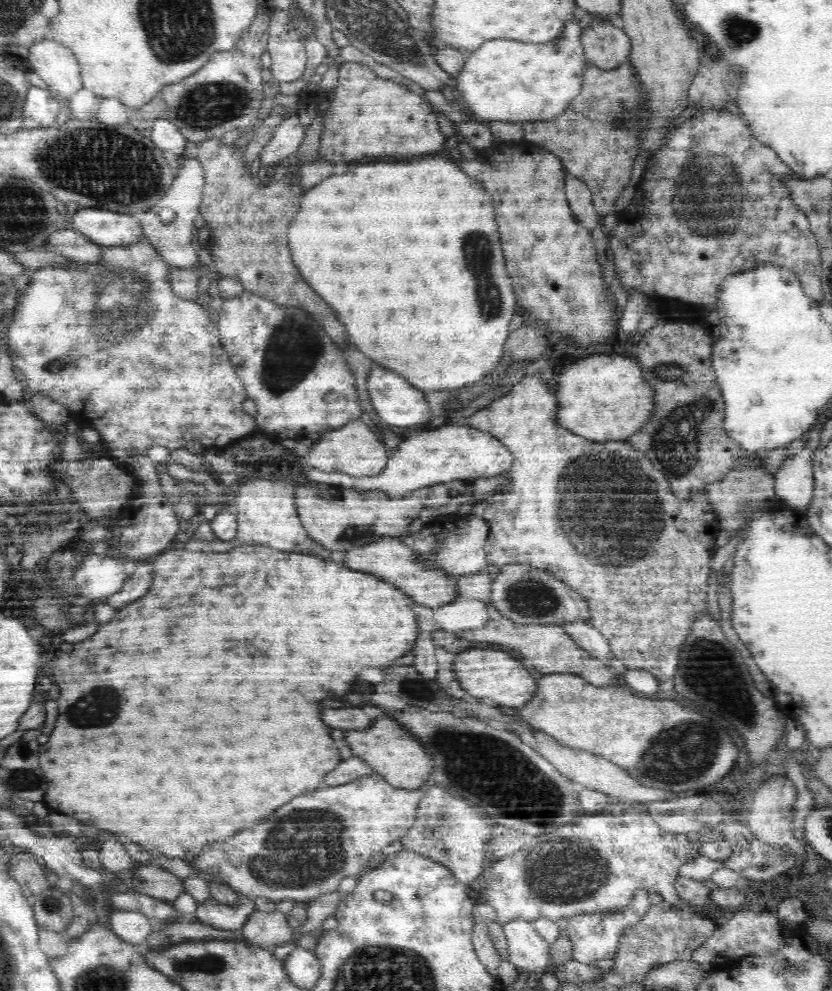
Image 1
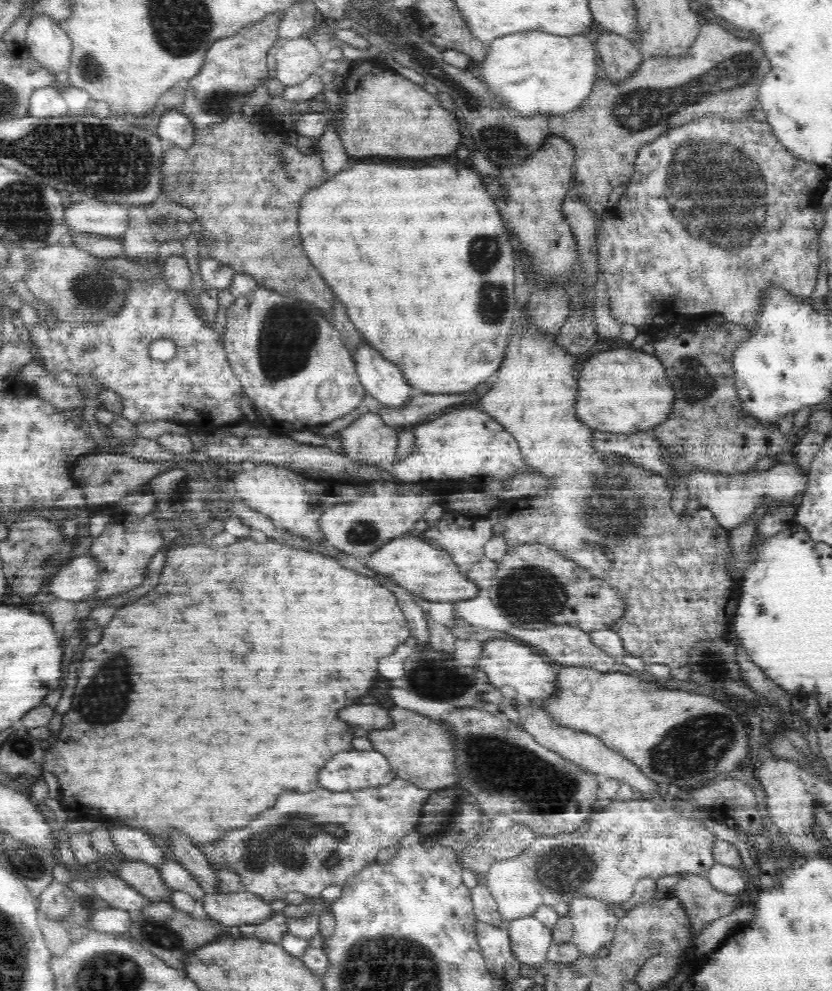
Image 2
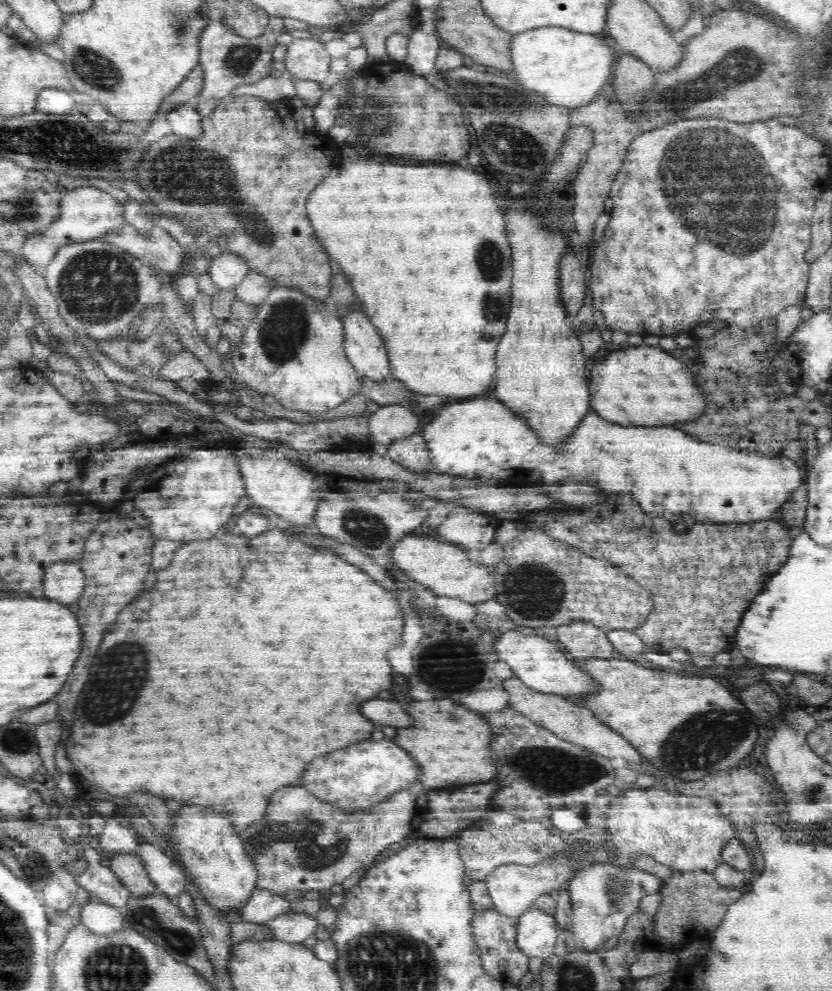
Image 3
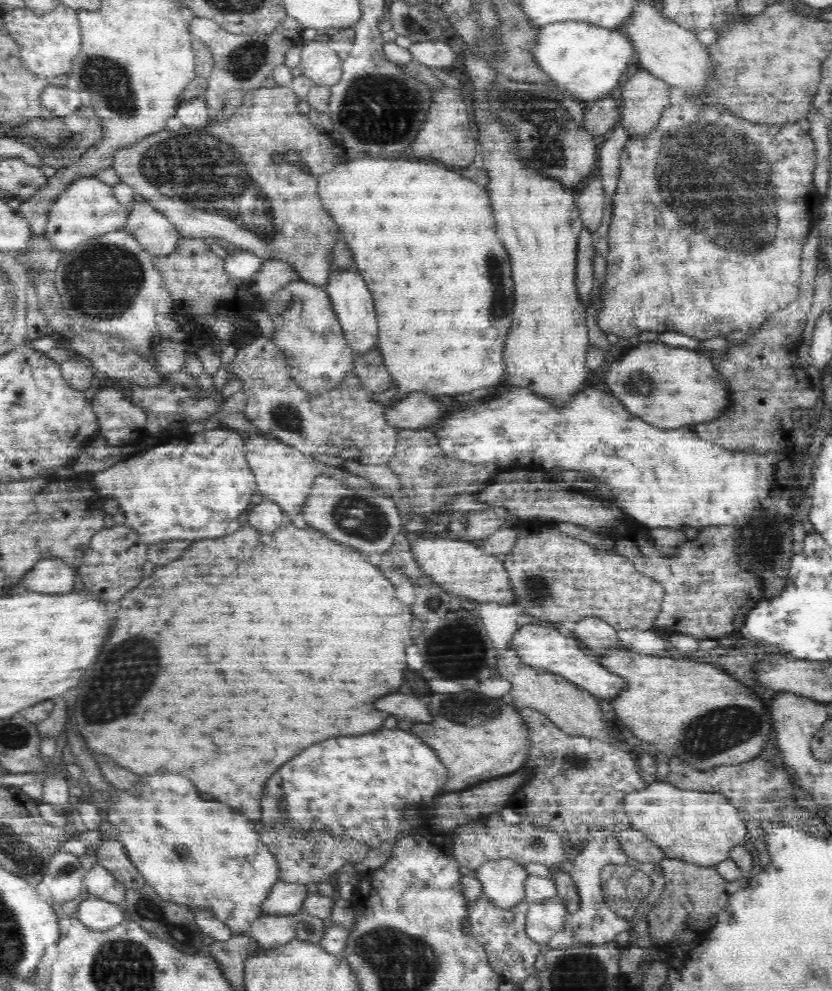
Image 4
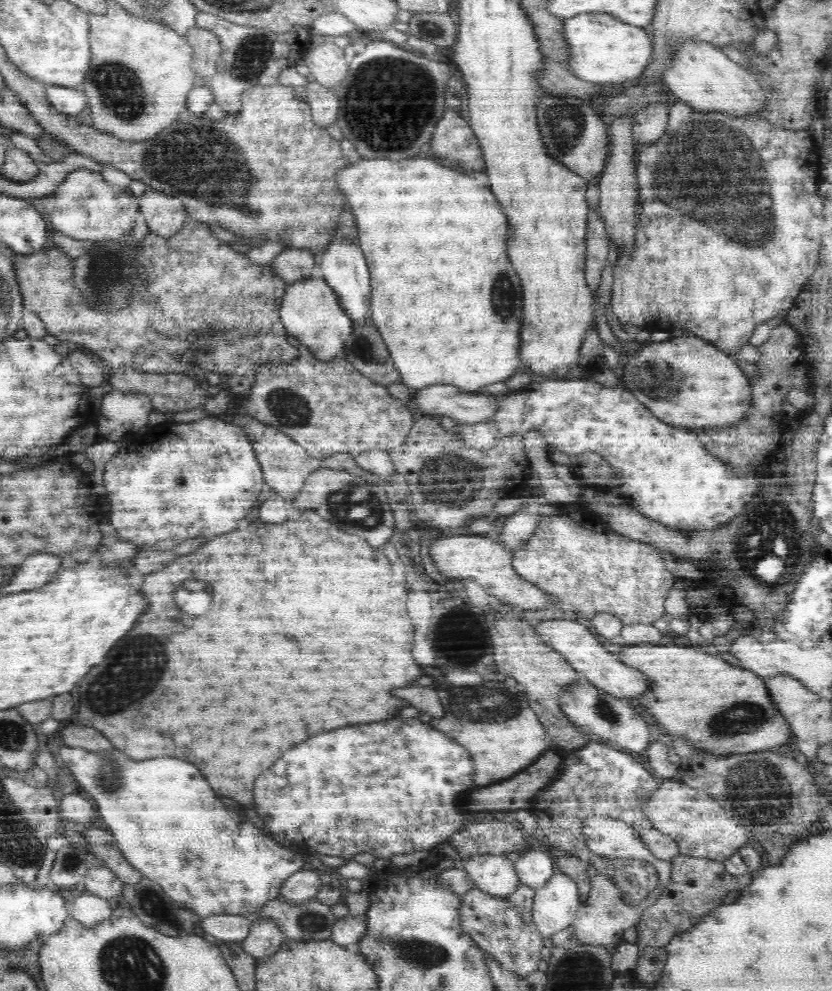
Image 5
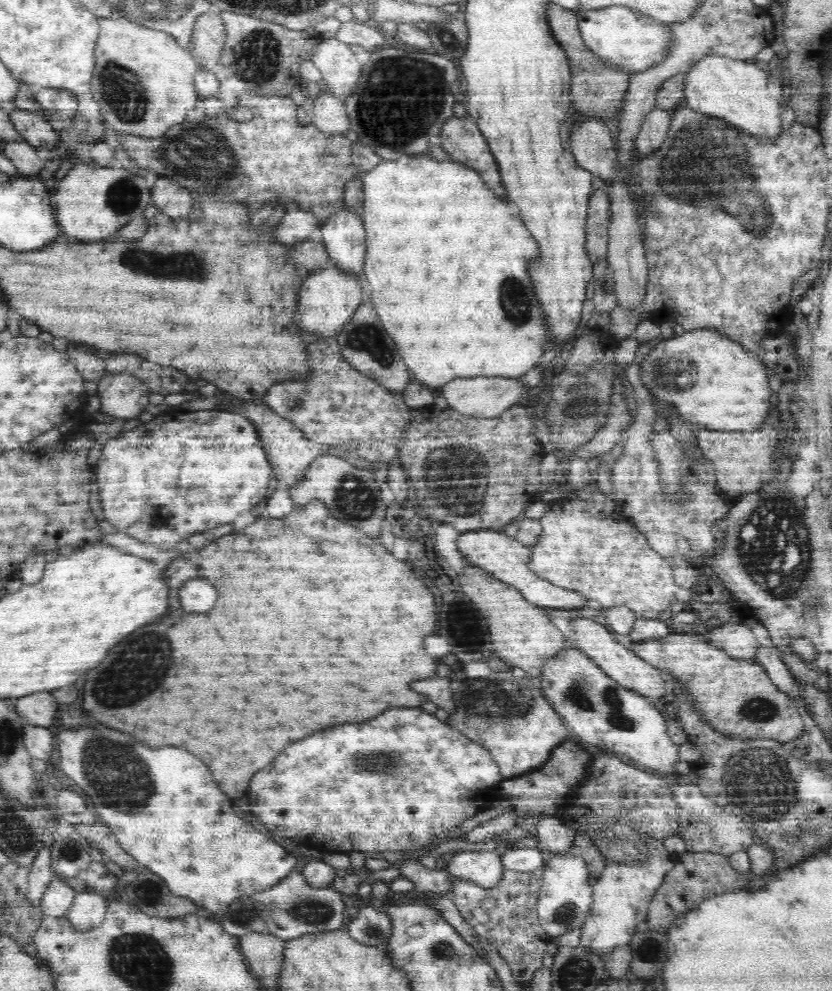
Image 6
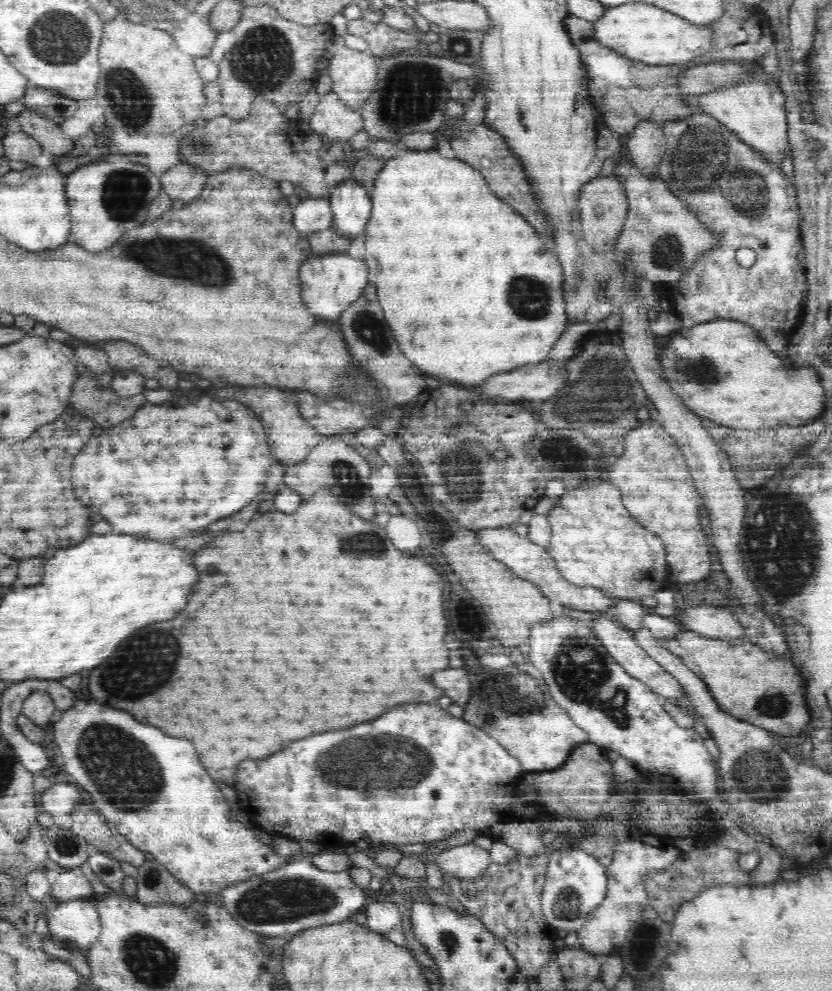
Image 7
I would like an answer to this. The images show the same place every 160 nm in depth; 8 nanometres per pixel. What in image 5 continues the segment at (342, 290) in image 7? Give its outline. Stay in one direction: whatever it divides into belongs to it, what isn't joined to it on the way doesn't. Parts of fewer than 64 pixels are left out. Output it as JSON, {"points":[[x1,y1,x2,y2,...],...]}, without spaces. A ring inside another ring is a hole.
{"points":[[308,278,289,283,281,300,279,317,286,332,300,341,302,351,309,349,322,361,343,355,344,342,354,328,352,317,340,305,339,295,325,279]]}

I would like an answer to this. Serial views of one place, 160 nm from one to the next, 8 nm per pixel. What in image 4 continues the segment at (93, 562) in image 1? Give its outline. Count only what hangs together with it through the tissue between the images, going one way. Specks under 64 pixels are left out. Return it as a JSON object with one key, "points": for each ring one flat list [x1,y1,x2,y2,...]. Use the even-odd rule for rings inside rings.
{"points":[[42,558,23,575,19,584,28,591,66,594,75,582,75,569,61,558]]}

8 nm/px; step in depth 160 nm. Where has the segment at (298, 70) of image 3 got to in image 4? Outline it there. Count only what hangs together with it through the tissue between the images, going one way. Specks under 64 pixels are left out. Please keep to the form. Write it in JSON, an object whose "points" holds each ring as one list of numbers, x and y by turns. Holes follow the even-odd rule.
{"points":[[321,36,303,43,298,67,316,85,336,84,342,76,341,66,342,60,326,40,321,41]]}

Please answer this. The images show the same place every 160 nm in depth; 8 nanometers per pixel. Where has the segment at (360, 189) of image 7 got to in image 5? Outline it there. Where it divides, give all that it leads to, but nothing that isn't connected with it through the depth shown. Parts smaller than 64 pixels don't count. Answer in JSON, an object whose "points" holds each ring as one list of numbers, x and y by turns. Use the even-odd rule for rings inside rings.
{"points":[[340,235,332,244,327,242,322,257,320,267,323,271,323,278,329,283,333,290,340,297,340,305,344,307,350,317,352,317,353,326,356,327,360,322,366,322,371,319,370,306,370,276,368,276,368,264,360,252,360,248,352,242,348,242,348,238]]}

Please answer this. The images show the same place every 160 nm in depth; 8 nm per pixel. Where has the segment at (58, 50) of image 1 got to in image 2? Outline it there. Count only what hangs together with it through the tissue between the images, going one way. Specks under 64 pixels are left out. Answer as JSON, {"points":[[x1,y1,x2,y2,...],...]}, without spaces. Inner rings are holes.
{"points":[[36,14,26,31,25,45,33,58,53,71,68,72,71,66,72,44,60,23,46,14]]}

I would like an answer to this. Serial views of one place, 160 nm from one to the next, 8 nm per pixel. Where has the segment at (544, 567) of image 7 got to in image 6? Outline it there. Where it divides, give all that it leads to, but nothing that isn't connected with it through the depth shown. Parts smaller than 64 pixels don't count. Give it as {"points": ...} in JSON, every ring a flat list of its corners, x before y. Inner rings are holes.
{"points":[[483,529,467,531,456,539,457,551,463,555,472,565,489,571,494,577,501,579,508,586,517,587,526,600,540,608,580,608,590,606,590,600,584,594,578,594,574,590,566,590,565,587,554,586,549,579,542,578,530,569,532,547,520,544,514,537,506,536,502,529]]}

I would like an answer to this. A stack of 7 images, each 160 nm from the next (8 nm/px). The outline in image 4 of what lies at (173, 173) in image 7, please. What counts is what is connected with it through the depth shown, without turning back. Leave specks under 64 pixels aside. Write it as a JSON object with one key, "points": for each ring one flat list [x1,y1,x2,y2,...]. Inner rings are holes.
{"points":[[145,199,135,202,122,229,128,231,151,255,170,254,182,236,165,214,158,212]]}

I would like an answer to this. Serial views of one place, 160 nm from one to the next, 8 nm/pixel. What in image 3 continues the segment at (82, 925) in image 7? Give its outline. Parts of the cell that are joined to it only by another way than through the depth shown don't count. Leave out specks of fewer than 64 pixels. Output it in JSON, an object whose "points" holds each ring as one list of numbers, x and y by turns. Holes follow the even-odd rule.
{"points":[[92,899,81,909,81,921,94,934,108,935,126,927,122,911,100,900]]}

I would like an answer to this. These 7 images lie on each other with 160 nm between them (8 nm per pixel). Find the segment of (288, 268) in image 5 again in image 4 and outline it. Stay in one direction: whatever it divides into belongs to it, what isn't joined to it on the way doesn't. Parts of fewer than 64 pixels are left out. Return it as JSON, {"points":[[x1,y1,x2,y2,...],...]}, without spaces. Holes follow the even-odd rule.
{"points":[[280,260,264,262,260,270,253,274,252,291,270,298,277,289,289,282,299,280,298,273,288,263]]}

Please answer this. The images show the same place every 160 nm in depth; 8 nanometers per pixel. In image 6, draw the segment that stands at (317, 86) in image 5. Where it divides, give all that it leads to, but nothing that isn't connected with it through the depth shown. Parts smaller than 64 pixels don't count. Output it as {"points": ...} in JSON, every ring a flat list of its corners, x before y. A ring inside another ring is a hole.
{"points":[[328,90,313,100,312,111,314,112,312,124,323,133,345,134,350,129,345,104]]}

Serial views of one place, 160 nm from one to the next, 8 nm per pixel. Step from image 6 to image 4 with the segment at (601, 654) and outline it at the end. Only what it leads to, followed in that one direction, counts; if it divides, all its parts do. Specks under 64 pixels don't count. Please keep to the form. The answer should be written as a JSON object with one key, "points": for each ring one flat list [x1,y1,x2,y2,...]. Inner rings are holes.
{"points":[[540,622,523,625,514,633,511,642,516,653,529,666,542,667,542,669,549,669,554,673,564,675,570,682,576,683,577,686,580,686,582,690,587,690,592,696,610,700,610,698,616,697,618,693,628,689,628,679,622,675,614,674,605,665,588,660,588,656,584,654,582,646,580,646,580,639,566,638,554,628,544,628]]}

